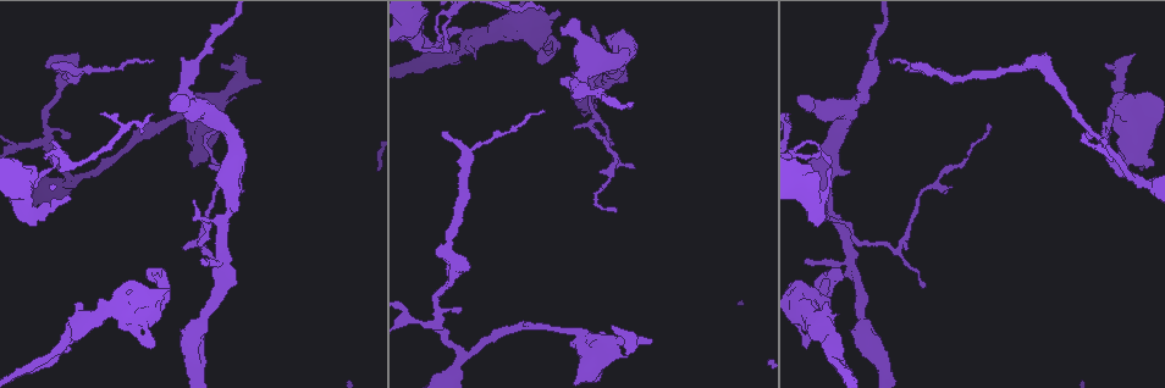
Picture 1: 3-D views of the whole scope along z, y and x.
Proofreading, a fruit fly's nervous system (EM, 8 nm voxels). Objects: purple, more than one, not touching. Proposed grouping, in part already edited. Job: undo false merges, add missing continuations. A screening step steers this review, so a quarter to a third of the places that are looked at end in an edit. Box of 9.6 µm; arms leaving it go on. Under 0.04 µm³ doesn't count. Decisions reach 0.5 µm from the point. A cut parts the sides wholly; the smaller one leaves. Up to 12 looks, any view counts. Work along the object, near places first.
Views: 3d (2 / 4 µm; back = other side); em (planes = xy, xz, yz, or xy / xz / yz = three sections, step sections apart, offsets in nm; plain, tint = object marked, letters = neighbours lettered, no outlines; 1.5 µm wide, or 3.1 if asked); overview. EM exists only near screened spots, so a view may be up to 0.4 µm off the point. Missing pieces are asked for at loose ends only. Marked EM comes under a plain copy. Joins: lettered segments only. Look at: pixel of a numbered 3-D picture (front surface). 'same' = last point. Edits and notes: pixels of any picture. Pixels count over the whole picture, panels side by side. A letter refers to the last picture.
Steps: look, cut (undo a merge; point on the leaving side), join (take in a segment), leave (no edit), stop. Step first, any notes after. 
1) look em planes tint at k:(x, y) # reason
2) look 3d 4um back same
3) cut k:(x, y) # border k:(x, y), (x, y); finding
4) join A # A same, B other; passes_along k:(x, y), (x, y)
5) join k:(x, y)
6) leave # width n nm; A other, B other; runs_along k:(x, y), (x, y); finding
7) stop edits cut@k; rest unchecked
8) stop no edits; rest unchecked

look em yz step 8 letters at 1:(804, 344) # free end

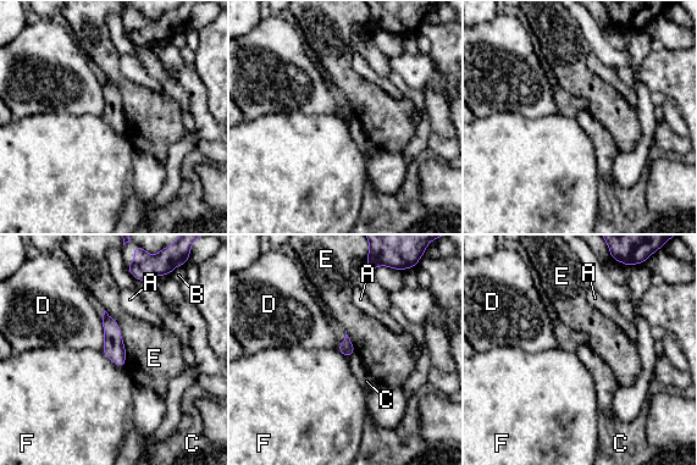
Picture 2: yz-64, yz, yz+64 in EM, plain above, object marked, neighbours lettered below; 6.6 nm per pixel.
leave # width 100 nm; A other, B other, C other, D other, E other, F other; border 2:(101, 352), (122, 369); no lettered segment goes on from it

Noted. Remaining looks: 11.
look 3d 4um at 1:(70, 198) # tapers out

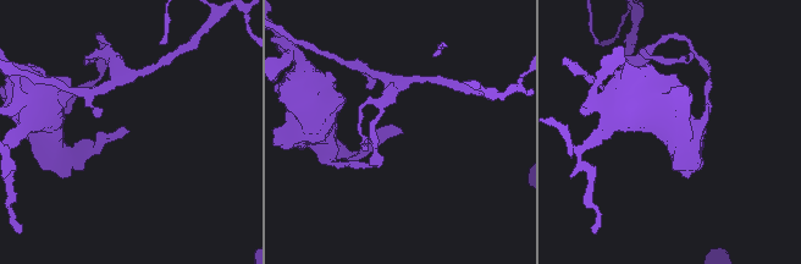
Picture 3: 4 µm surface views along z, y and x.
look em planes letters at 3:(401, 132)

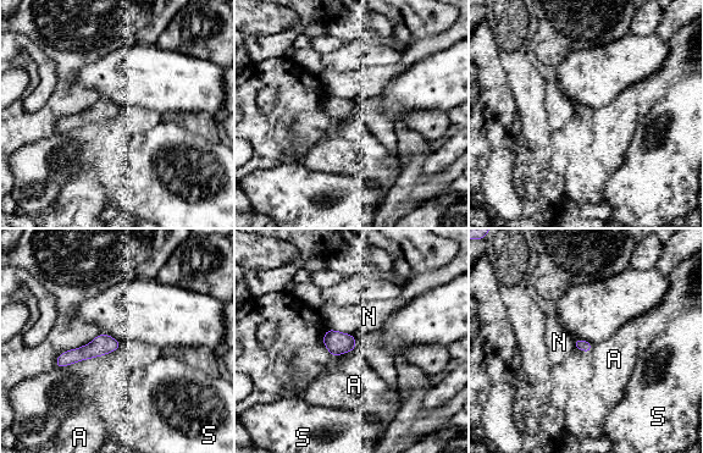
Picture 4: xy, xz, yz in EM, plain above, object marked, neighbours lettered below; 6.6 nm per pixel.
leave # longest_contact N 170 nm; A other, N other, S other; none of them fits

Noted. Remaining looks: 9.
look em xz step 8 tint at 1:(202, 243) # thin neck

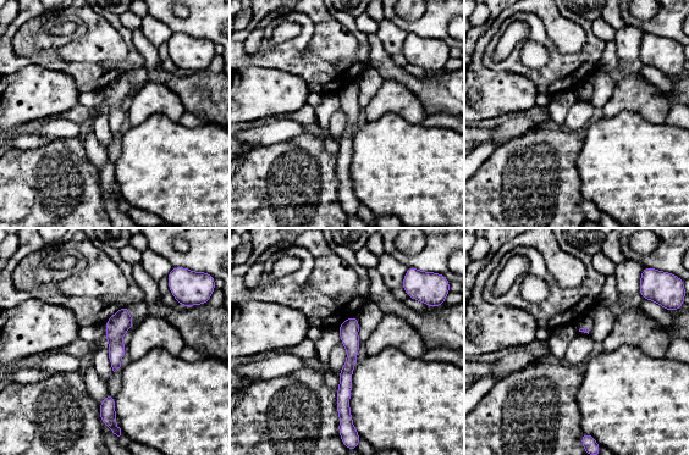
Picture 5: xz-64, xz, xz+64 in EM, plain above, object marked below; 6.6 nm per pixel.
look em planes letters same # cut it another way

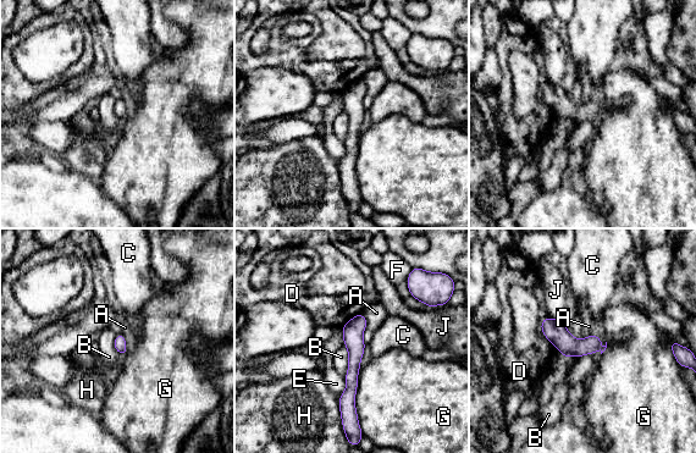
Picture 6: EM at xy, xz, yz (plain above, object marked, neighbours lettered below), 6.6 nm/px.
leave # A other, B other, C other, D other, E other, F other, G other, H other, J other; border 6:(362, 313), (366, 321), (365, 344); continuous, no second neuron

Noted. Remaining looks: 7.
look 3d 4um at 1:(649, 341) # branch stops here

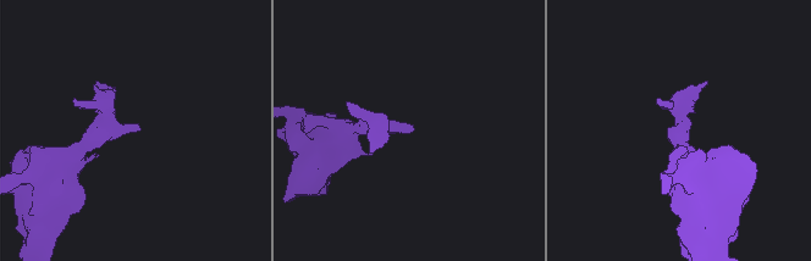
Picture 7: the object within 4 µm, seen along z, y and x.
look em 3.1um xz step 16 tint at 7:(411, 128)

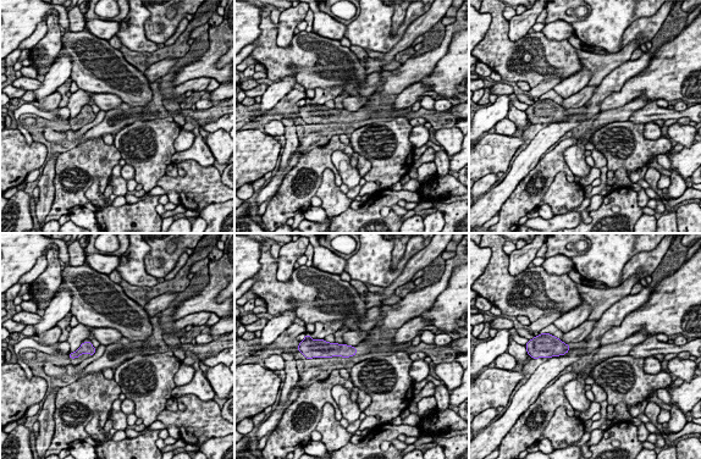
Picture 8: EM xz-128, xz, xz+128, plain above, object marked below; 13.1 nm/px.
look em 3.1um planes letters same

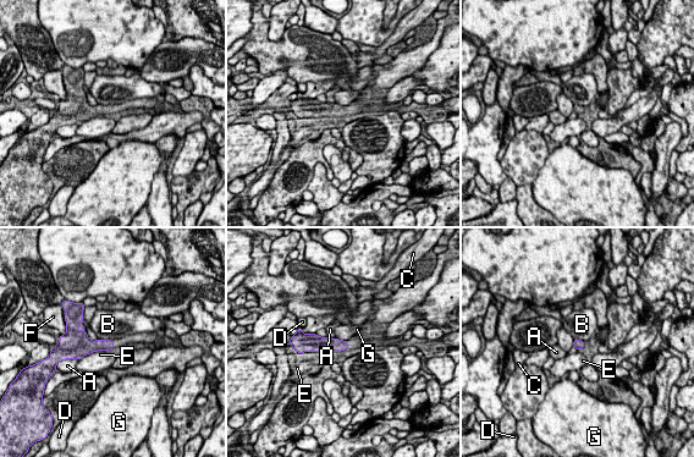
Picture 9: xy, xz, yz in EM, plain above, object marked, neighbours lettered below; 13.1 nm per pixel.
leave # longest_contact E 420 nm; A other, B other, C other, D other, E other, F other, G other; border 9:(335, 336), (347, 341); none of them fits

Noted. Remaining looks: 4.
look 3d 2um at 1:(68, 139) # free end

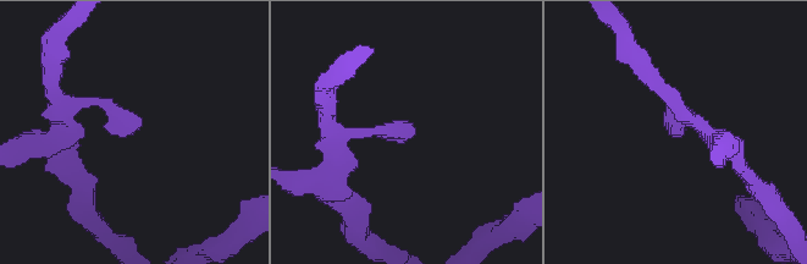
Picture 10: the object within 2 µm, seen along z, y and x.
look em yz step 4 tint at 10:(128, 130)

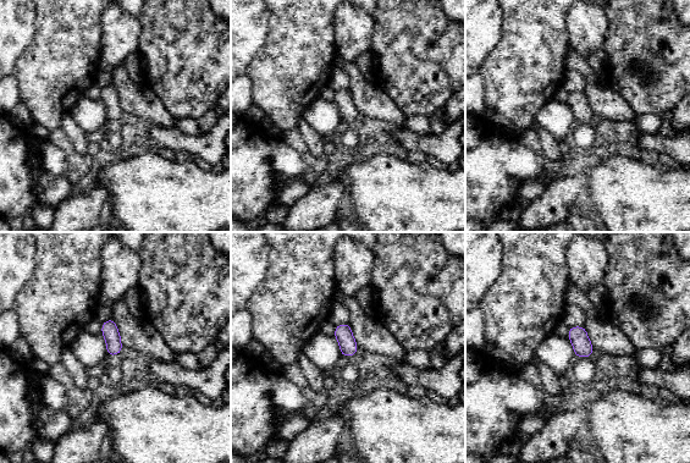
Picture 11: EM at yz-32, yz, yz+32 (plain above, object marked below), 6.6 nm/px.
look em planes letters same # cut it another way

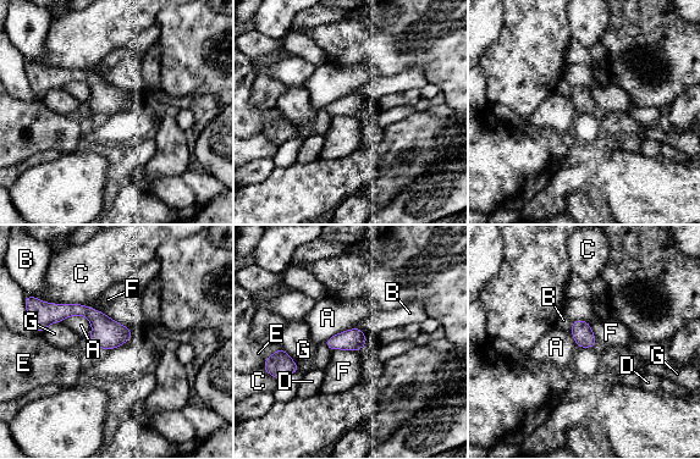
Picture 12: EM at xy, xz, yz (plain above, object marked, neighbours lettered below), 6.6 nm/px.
leave # longest_contact C 320 nm; A other, B other, C other, D other, E other, F other, G other; none of them fits

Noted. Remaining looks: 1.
stop no edits; rest unchecked

